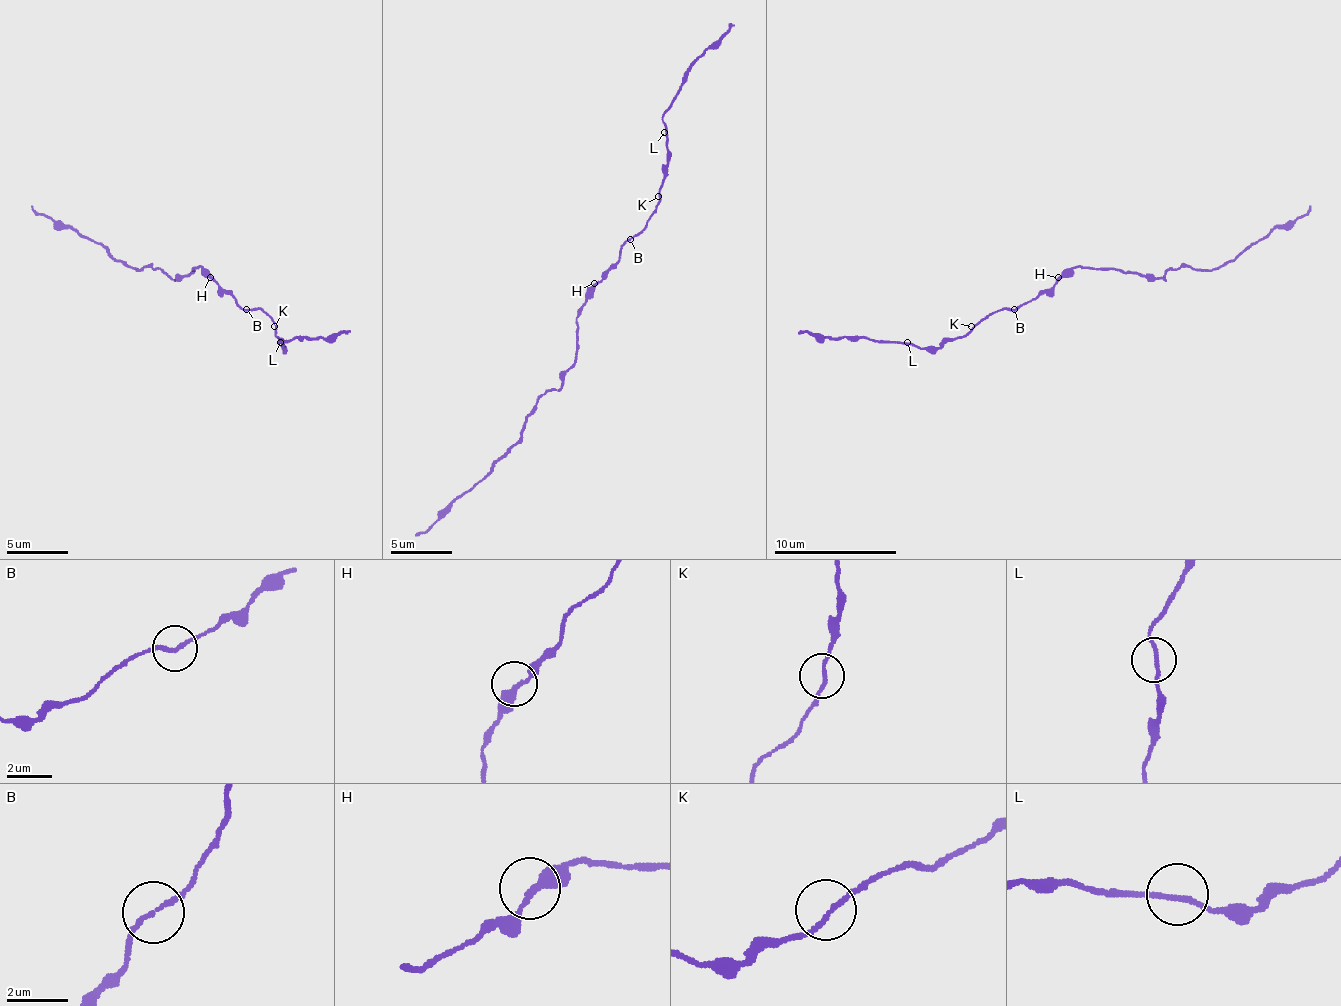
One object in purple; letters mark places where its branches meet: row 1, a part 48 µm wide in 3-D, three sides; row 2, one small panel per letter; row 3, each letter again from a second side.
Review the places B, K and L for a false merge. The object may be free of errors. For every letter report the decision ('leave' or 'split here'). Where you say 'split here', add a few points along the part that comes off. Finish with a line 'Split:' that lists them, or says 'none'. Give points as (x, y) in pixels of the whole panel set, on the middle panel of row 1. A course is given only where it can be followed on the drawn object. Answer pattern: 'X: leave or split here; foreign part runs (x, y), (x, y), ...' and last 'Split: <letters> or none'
B: leave
K: leave
L: leave
Split: none

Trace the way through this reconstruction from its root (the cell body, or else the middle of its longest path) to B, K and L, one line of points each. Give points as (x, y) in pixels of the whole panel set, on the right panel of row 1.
B: (1061, 277), (1048, 289), (1042, 289), (1033, 299), (1015, 308)
K: (1061, 277), (1033, 299), (1015, 308), (1002, 308), (971, 326)
L: (1061, 277), (1033, 299), (990, 314), (968, 333), (947, 339), (938, 348), (916, 348), (907, 342)

